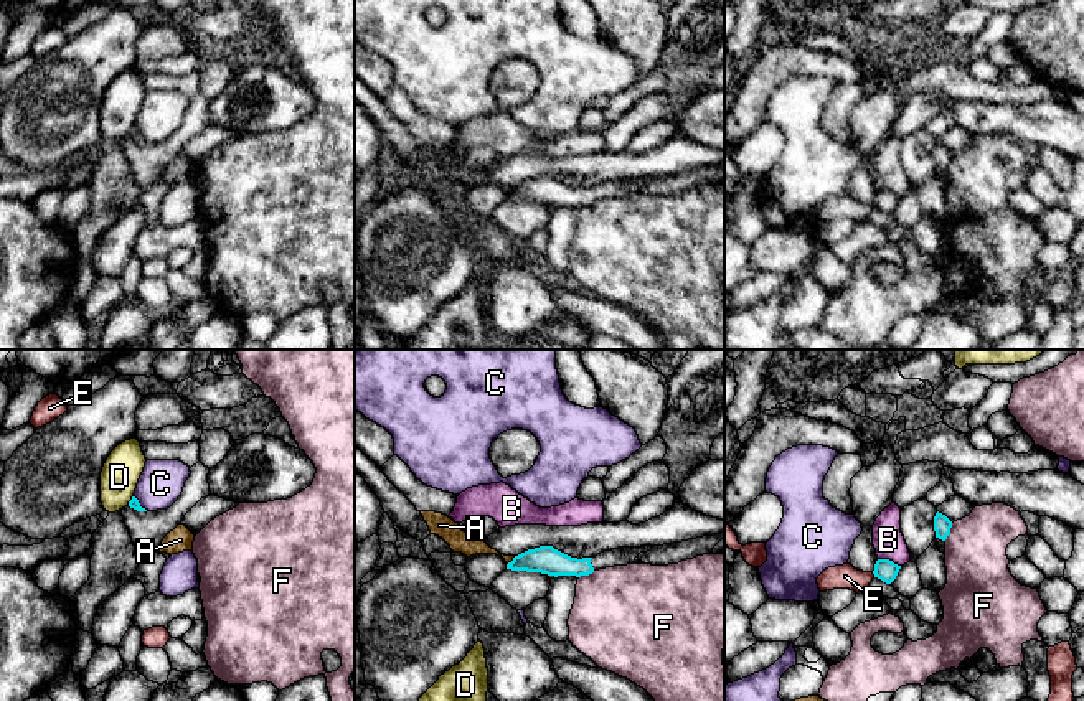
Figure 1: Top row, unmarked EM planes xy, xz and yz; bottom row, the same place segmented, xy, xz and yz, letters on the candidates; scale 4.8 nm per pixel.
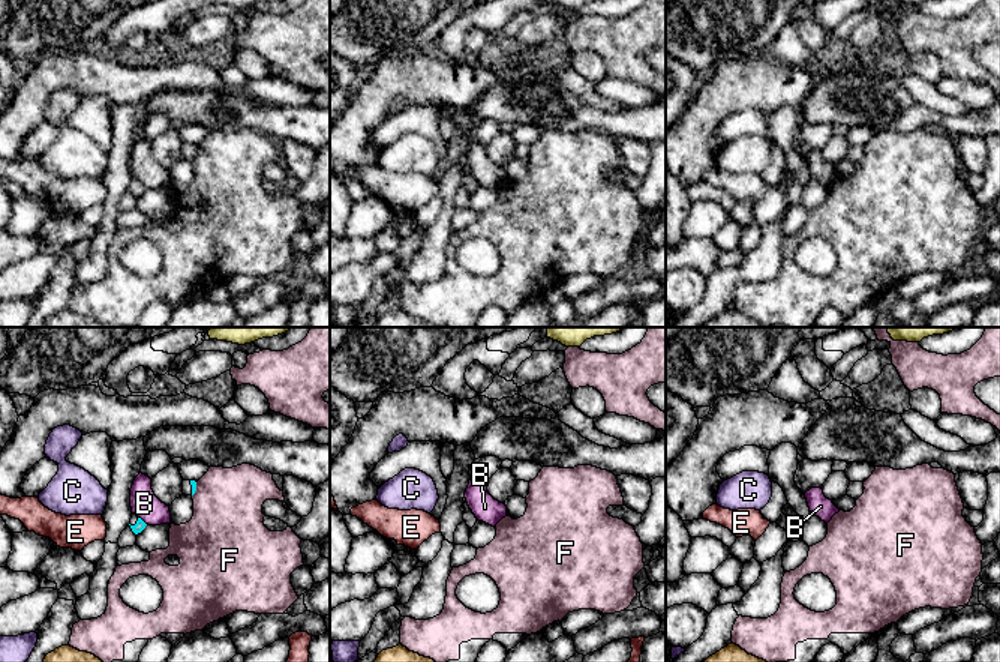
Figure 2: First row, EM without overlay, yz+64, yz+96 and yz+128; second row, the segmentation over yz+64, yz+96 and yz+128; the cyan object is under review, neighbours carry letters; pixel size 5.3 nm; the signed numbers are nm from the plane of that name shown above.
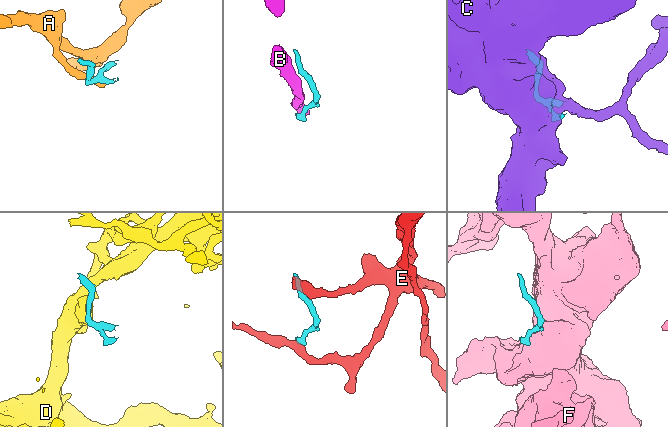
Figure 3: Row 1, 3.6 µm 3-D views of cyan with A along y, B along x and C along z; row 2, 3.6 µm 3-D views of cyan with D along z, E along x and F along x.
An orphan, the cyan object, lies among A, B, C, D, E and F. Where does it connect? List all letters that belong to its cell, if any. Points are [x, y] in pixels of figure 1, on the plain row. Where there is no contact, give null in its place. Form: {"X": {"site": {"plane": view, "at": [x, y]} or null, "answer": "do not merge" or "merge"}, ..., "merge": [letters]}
{"A": {"site": {"plane": "xz", "at": [512, 192]}, "answer": "do not merge"}, "B": {"site": {"plane": "yz", "at": [888, 190]}, "answer": "do not merge"}, "C": {"site": {"plane": "xy", "at": [139, 134]}, "answer": "do not merge"}, "D": {"site": {"plane": "xy", "at": [131, 131]}, "answer": "do not merge"}, "E": {"site": {"plane": "yz", "at": [873, 203]}, "answer": "do not merge"}, "F": {"site": {"plane": "yz", "at": [949, 162]}, "answer": "do not merge"}, "merge": []}

